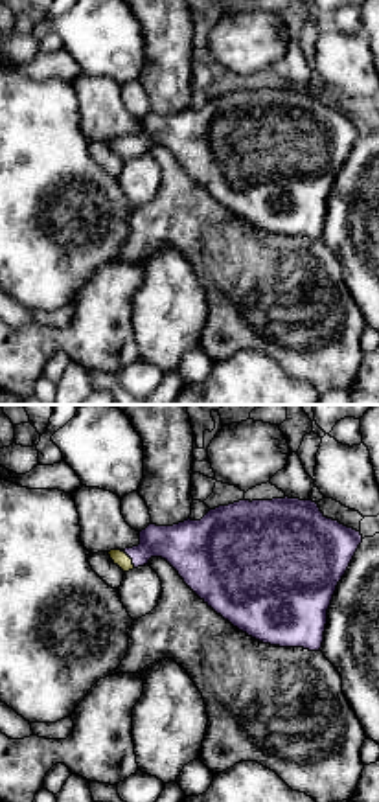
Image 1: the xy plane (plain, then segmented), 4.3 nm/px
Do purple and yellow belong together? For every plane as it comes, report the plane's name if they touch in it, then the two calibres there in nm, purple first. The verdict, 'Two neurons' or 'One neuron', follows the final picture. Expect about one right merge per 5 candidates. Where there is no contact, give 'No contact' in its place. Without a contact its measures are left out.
Touches purple in xy. Thickness 200 nm (purple) against 70 nm

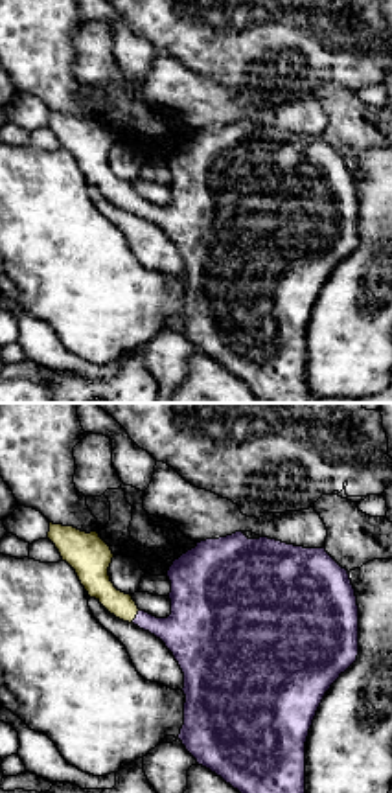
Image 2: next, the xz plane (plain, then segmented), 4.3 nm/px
Touches purple in xz. Thickness 240 nm (purple) against 120 nm

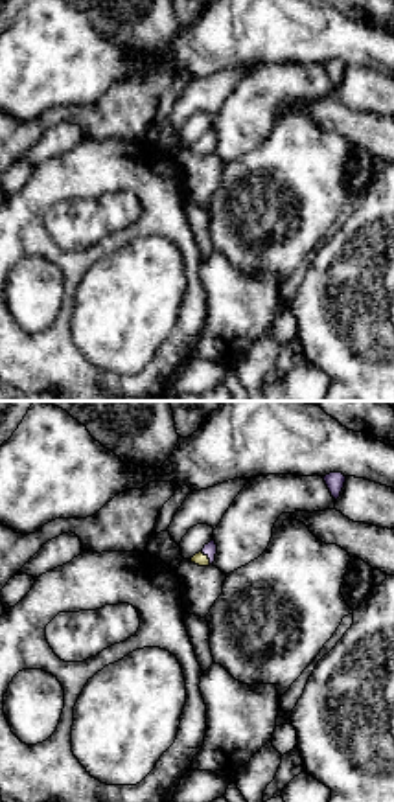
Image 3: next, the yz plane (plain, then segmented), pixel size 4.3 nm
Touches purple in yz. Thickness 60 nm (purple) against 60 nm

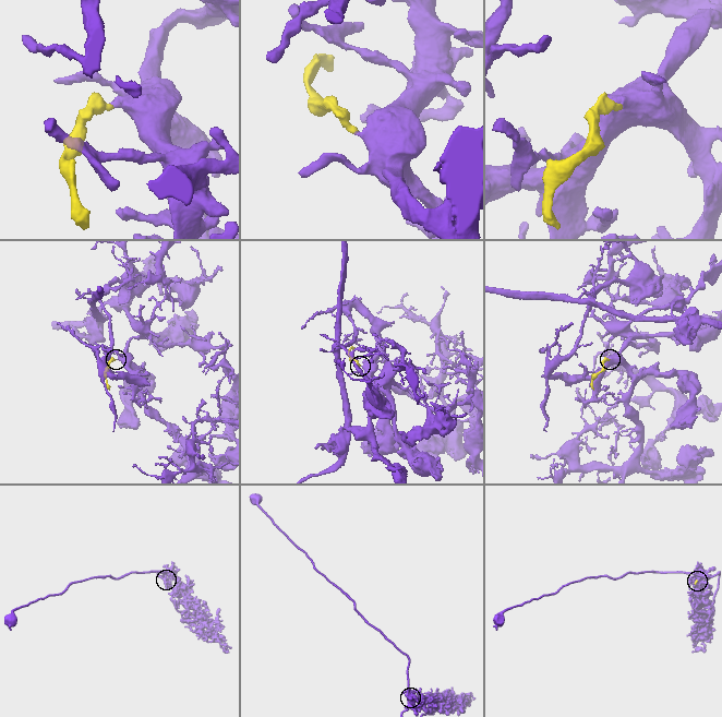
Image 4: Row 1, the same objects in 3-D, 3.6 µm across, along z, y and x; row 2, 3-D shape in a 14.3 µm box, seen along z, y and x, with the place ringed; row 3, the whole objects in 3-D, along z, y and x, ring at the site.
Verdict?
One neuron

